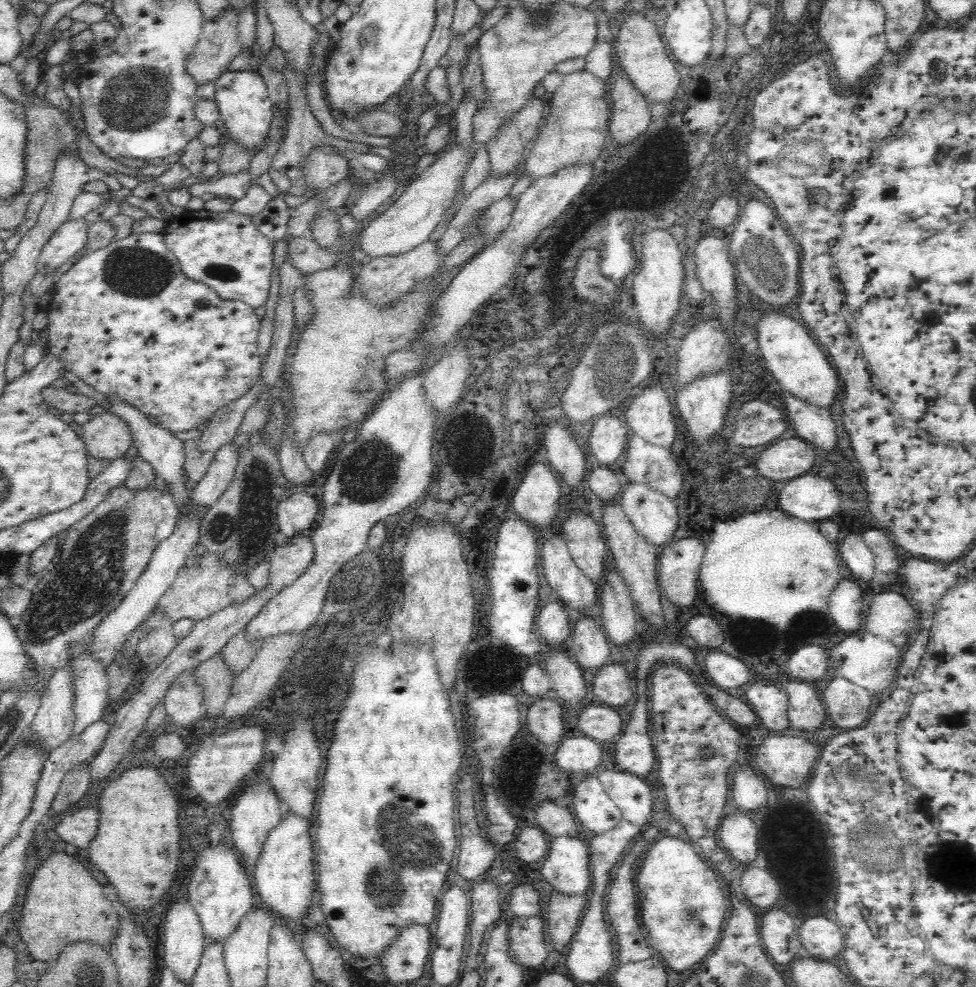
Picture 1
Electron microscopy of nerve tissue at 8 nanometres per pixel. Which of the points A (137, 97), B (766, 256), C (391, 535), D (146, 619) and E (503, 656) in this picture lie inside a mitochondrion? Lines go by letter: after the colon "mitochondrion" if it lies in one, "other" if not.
A: mitochondrion
B: mitochondrion
C: other
D: other
E: other

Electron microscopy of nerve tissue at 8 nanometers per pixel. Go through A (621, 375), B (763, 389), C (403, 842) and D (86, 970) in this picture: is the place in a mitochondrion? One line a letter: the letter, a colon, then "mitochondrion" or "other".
A: mitochondrion
B: other
C: mitochondrion
D: mitochondrion

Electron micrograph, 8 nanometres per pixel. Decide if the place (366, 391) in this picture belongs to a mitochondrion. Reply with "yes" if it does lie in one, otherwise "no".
yes

